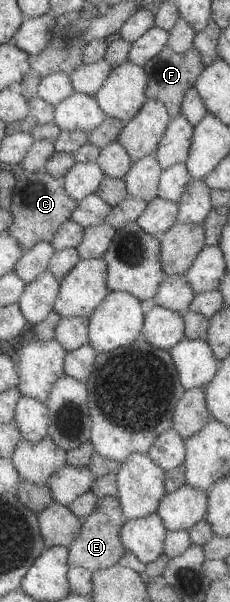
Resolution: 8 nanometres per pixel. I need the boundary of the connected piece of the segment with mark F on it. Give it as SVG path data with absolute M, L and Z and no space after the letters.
M166 46L161 48L153 58L147 60L142 66L146 76L146 87L144 90L146 98L163 103L170 117L177 116L183 95L193 86L194 80L203 67L199 52L193 48L187 49L182 53L173 52Z

